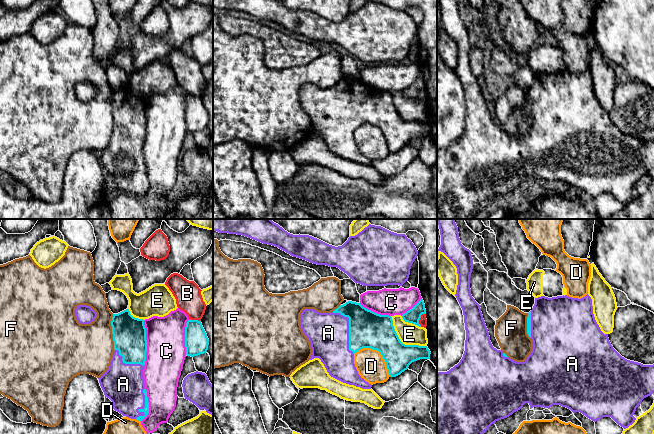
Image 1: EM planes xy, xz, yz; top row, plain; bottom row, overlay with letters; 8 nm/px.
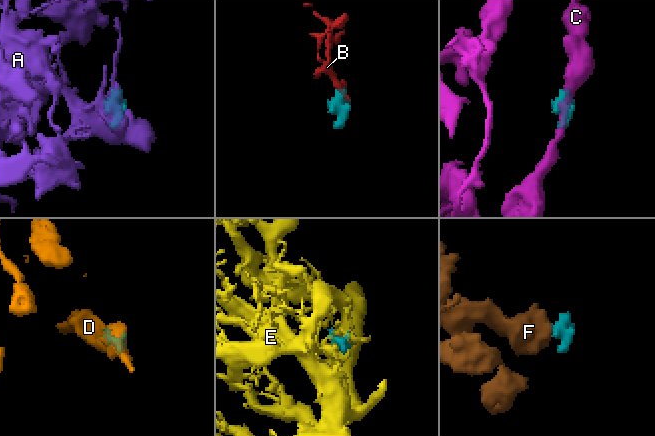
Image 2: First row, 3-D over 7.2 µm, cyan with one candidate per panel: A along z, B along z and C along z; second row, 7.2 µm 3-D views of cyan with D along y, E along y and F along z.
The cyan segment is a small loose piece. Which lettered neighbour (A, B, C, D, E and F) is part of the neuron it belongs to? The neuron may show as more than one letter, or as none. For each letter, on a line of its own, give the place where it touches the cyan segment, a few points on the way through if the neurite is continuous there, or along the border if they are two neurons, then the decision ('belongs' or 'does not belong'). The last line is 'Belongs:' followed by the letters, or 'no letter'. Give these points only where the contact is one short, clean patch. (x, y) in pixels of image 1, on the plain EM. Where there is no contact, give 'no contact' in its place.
A: meets cyan in xz at (349, 104); belongs
B: meets cyan in xz at (419, 95); does not belong
C: meets cyan in xy at (146, 119); does not belong
D: meets cyan in xz at (379, 127); does not belong
E: meets cyan in xz at (400, 117); does not belong
F: meets cyan in xy at (112, 108); border along xy (112, 90), (111, 109), (114, 125); does not belong
Belongs: A

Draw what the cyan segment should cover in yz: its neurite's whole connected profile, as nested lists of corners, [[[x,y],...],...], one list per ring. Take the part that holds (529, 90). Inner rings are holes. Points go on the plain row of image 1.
[[[438,0],[441,11],[441,21],[438,27],[443,28],[456,42],[458,50],[458,61],[456,66],[456,74],[463,86],[464,99],[466,106],[465,127],[460,138],[447,148],[437,148],[437,219],[473,219],[479,212],[486,208],[492,200],[496,197],[507,194],[514,188],[520,186],[525,179],[533,183],[550,184],[553,181],[560,181],[570,185],[573,189],[580,188],[587,194],[596,198],[603,193],[611,193],[618,201],[624,205],[632,201],[636,194],[633,192],[636,184],[641,180],[642,176],[654,168],[654,140],[643,141],[638,138],[630,137],[622,133],[611,121],[608,110],[604,110],[597,100],[594,90],[592,75],[587,70],[585,73],[578,75],[567,71],[548,74],[541,72],[535,74],[535,80],[527,93],[527,110],[533,117],[533,124],[531,130],[524,138],[516,138],[510,135],[502,126],[497,126],[493,123],[488,105],[486,103],[480,81],[475,77],[471,71],[470,52],[473,45],[473,34],[471,27],[465,24],[460,17],[458,3],[456,0]]]

